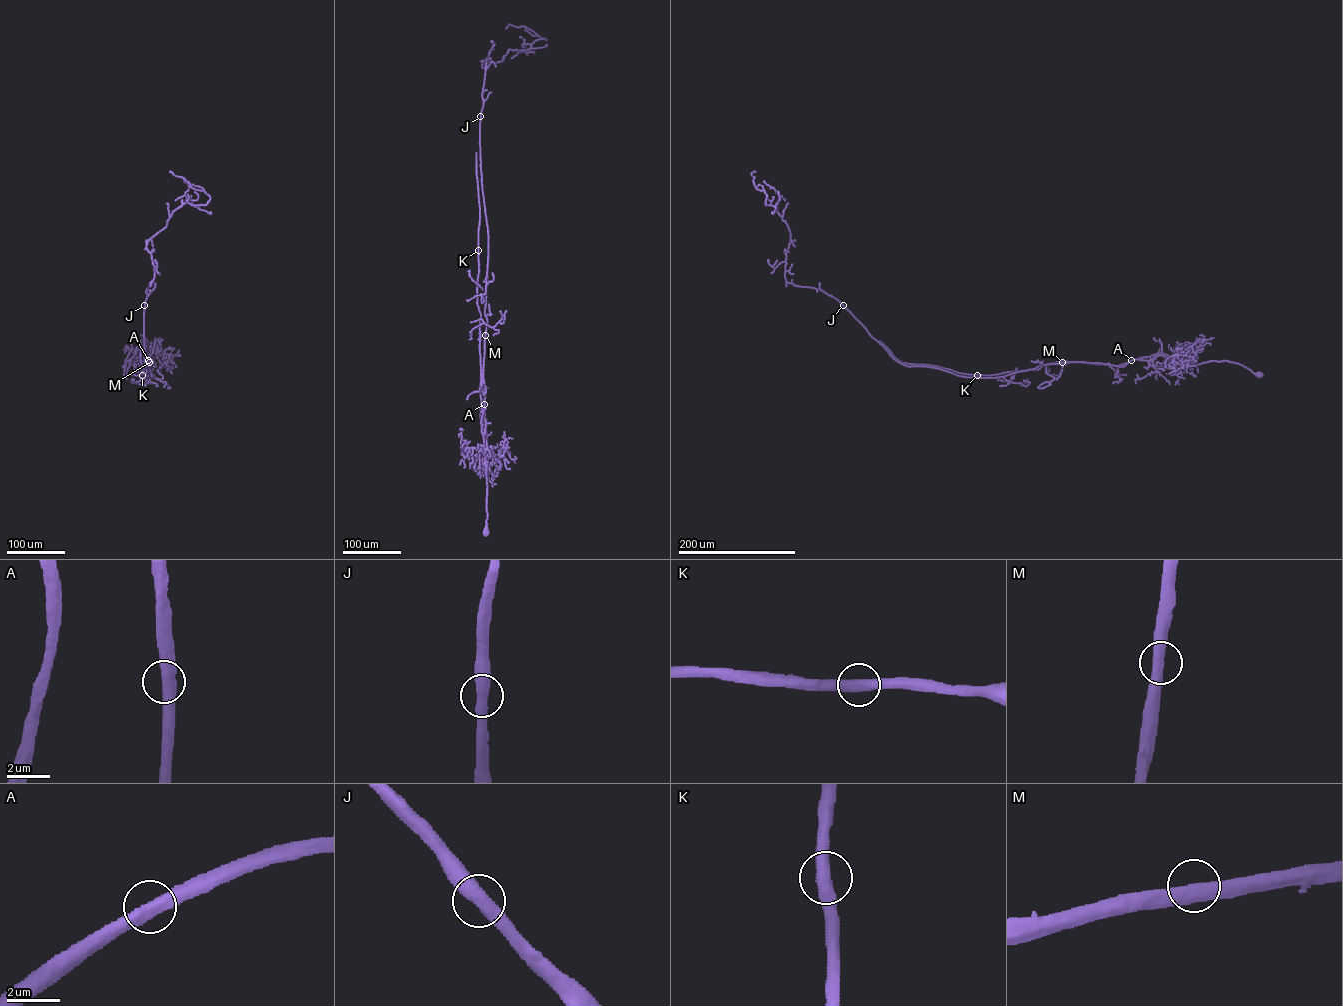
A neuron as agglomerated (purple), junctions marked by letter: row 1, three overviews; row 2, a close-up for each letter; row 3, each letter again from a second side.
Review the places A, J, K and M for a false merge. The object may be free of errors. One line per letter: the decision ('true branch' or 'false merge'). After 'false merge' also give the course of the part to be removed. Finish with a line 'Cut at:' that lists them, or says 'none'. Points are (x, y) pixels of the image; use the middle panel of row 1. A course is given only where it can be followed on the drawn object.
A: true branch
J: true branch
K: true branch
M: true branch
Cut at: none

